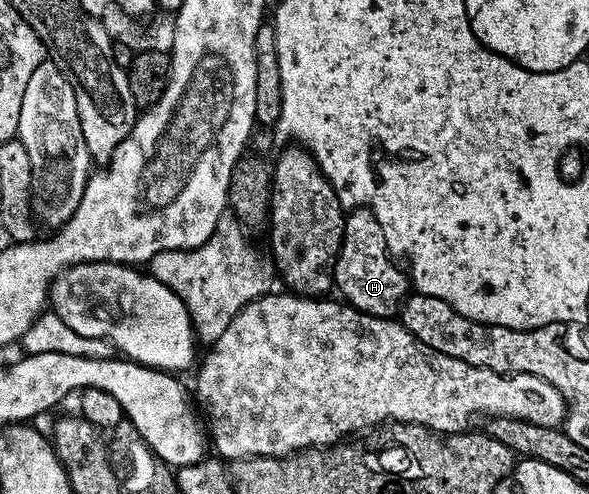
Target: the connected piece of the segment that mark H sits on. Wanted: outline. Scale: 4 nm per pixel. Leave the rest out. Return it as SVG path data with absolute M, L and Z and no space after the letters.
M352 209L343 223L343 243L335 260L333 282L337 290L339 286L340 292L344 294L340 295L360 314L371 314L374 318L398 315L409 294L409 278L394 264L381 224L377 224L371 209Z

